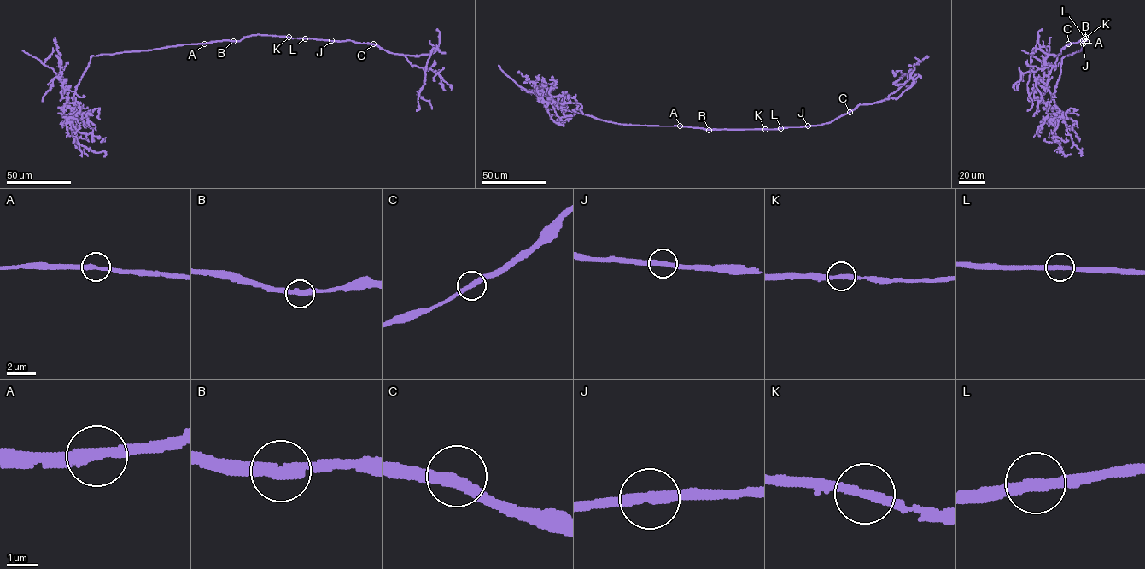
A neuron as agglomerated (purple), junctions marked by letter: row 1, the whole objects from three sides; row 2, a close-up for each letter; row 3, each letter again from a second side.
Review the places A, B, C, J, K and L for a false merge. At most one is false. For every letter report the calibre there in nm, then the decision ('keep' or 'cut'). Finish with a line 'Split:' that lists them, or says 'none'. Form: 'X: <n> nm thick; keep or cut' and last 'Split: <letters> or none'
A: 320 nm thick; keep
B: 320 nm thick; keep
C: 320 nm thick; keep
J: 300 nm thick; keep
K: 280 nm thick; keep
L: 280 nm thick; keep
Split: none

